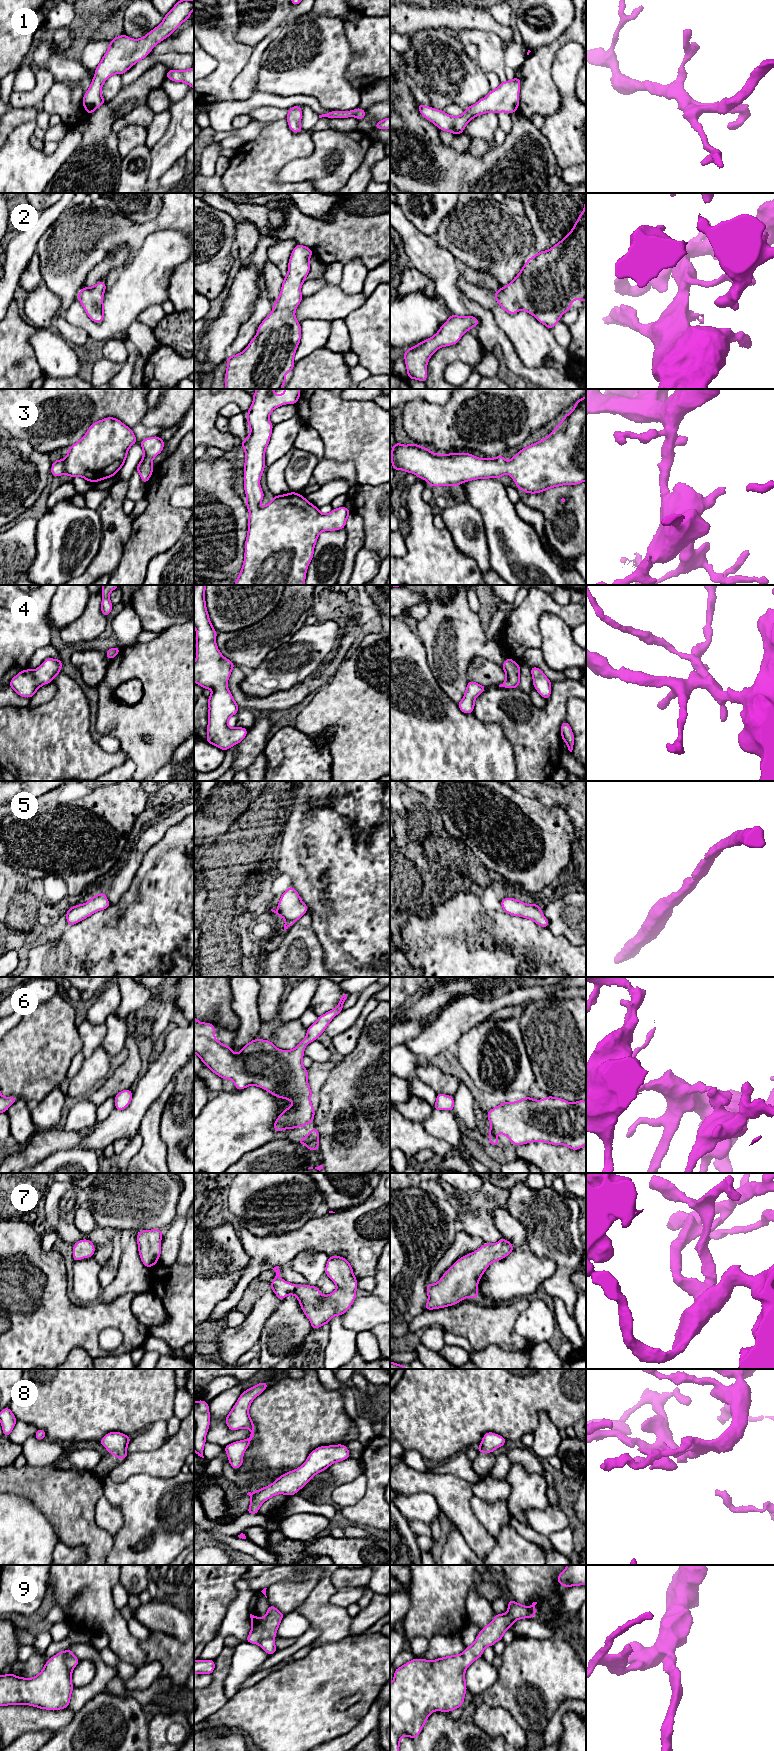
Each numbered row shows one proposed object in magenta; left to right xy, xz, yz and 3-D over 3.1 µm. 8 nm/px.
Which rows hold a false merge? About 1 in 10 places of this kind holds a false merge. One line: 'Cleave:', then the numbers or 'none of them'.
Cleave: none of them

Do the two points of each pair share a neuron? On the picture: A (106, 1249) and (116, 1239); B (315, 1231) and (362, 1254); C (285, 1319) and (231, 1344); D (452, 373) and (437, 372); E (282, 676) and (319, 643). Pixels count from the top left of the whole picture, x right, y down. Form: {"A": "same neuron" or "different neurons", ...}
{"A": "different neurons", "B": "same neuron", "C": "different neurons", "D": "different neurons", "E": "same neuron"}

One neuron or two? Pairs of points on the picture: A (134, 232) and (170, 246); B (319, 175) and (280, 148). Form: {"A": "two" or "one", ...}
{"A": "two", "B": "two"}

